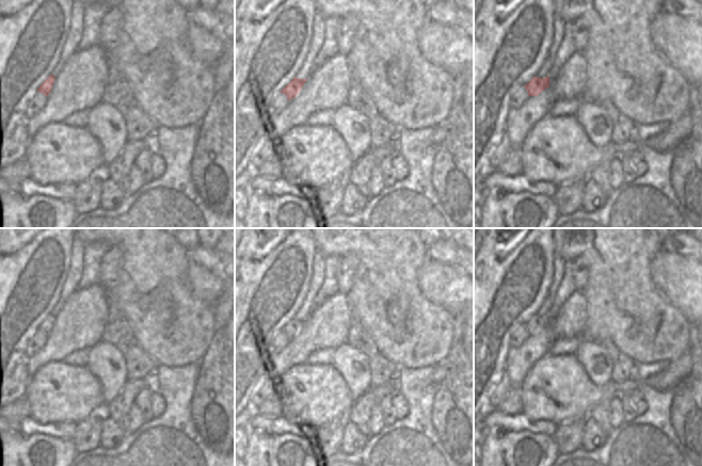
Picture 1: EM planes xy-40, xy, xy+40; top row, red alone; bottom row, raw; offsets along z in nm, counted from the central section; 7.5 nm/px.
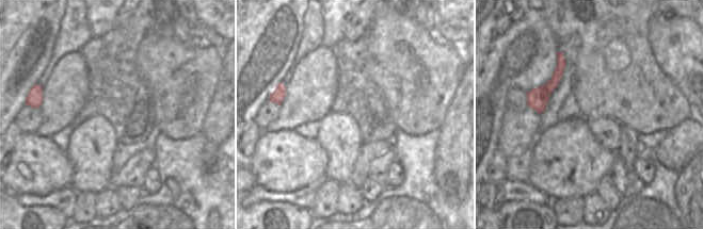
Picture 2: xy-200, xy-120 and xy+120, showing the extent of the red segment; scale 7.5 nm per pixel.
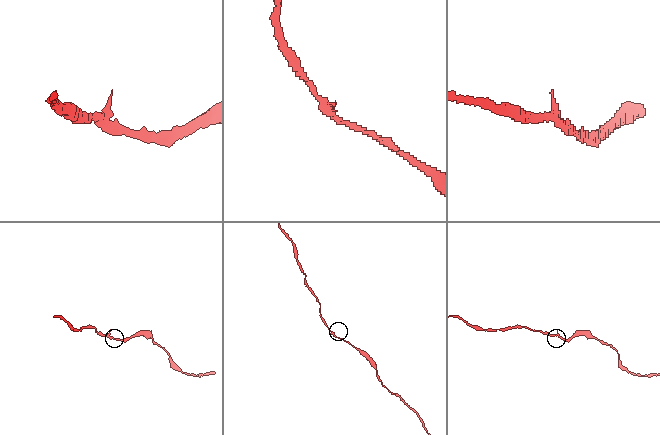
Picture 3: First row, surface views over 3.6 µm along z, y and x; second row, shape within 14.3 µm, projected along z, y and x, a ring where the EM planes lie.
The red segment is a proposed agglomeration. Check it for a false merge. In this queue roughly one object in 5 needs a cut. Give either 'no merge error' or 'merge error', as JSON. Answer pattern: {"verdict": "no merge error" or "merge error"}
{"verdict": "no merge error"}

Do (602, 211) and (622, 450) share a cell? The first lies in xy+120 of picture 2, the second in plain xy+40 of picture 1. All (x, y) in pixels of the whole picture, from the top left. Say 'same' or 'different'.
different

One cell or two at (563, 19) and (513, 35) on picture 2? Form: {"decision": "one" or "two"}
{"decision": "two"}

